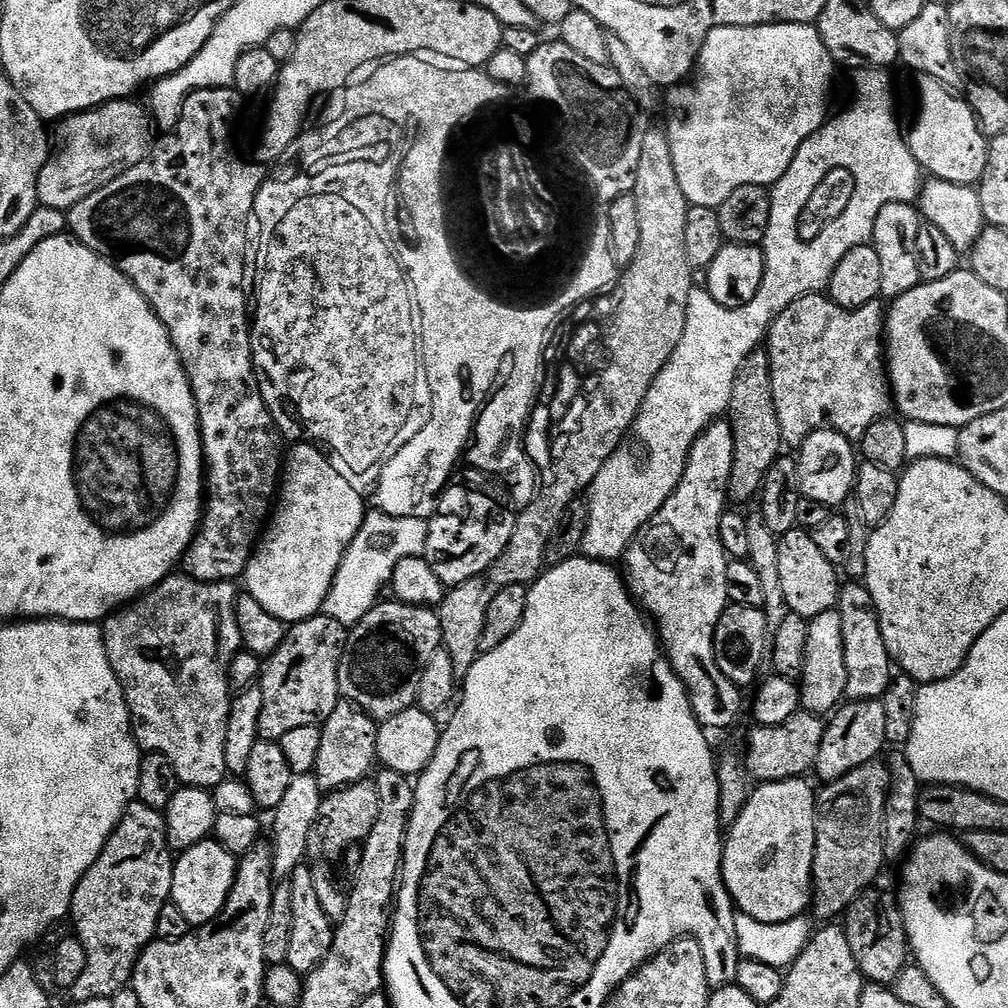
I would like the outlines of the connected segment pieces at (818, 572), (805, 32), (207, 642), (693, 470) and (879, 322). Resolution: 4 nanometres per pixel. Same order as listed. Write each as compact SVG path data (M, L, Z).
M799 526L778 539L778 575L782 577L782 594L786 598L788 611L799 616L811 618L823 612L831 612L840 599L842 580L837 565L826 562L811 531Z
M811 24L718 26L714 30L710 30L710 34L706 34L706 42L696 60L694 75L691 77L690 83L687 87L677 87L671 93L671 95L673 94L672 100L676 103L677 120L676 129L670 132L674 170L678 170L678 186L682 186L682 194L686 194L689 205L697 204L698 206L717 209L722 202L726 202L726 198L730 198L730 194L734 194L734 190L738 190L738 186L762 185L768 188L779 182L786 174L790 162L794 162L802 142L809 140L819 128L824 127L829 119L828 91L832 88L832 68L834 69L834 61L822 42L819 27Z
M173 574L168 576L163 580L161 584L156 584L150 591L145 592L143 596L132 601L131 604L115 611L111 616L107 617L103 621L102 627L104 630L104 645L106 646L106 654L110 658L110 666L114 670L114 674L118 678L118 682L122 686L124 691L124 697L128 703L128 712L132 715L132 733L136 736L136 743L140 745L141 749L145 753L157 752L162 754L166 758L170 758L170 766L174 766L176 771L176 776L180 779L181 785L187 786L189 788L207 788L209 790L217 788L219 784L224 781L228 776L228 771L226 770L226 726L228 725L228 715L232 709L233 697L230 695L230 689L228 687L228 667L233 658L235 658L237 652L241 651L242 645L240 643L240 635L238 634L238 618L236 617L236 597L238 595L237 585L230 580L223 580L222 582L202 582L201 580L196 580L193 576L187 574Z
M721 418L696 439L682 482L662 510L638 530L622 557L622 575L632 599L650 617L664 655L684 683L692 712L705 730L728 728L740 716L741 689L718 670L714 658L714 630L729 605L726 566L730 558L718 538L718 522L729 503L730 470L734 470L734 434L731 423Z
M827 295L803 296L795 300L768 330L766 351L770 358L770 374L774 390L774 410L778 414L780 439L785 445L799 446L819 428L829 428L846 439L859 442L874 422L893 411L894 401L886 375L886 312L879 303L858 310L846 310Z

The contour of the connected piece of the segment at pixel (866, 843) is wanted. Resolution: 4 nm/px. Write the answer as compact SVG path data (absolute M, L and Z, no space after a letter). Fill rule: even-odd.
M877 758L866 762L866 766L858 766L858 770L850 770L842 778L825 783L824 789L819 789L816 798L816 849L814 850L814 866L812 867L812 898L810 912L813 912L820 922L832 922L843 917L850 905L862 893L869 891L880 872L880 867L886 864L884 858L884 835L882 822L888 797L888 782L890 774L888 765L883 759Z

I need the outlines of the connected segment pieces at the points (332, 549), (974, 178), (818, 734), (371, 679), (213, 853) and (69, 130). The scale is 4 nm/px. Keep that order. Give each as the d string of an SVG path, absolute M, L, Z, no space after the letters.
M296 442L289 448L292 449L290 449L289 452L287 449L286 455L282 460L282 479L278 485L278 499L275 501L274 511L271 513L270 519L267 521L266 527L263 529L262 535L255 545L252 557L248 560L248 568L243 574L242 584L248 587L245 588L247 595L258 598L258 602L262 602L262 606L266 606L266 610L270 610L270 614L274 614L274 618L283 620L285 625L291 626L297 624L299 620L310 619L311 616L317 615L317 613L323 609L326 594L338 574L338 566L342 562L342 558L346 554L350 542L354 542L354 538L362 526L366 515L366 502L360 497L358 490L354 490L354 486L350 486L347 475L345 475L335 463L332 465L331 462L323 456L325 453L321 451L317 445L311 442Z
M917 75L915 79L912 108L916 111L916 121L906 132L908 149L929 177L967 188L979 185L986 174L990 140L976 119L976 113L969 108L967 99L956 97L948 86L934 77Z
M803 710L796 712L778 726L756 726L748 736L748 749L742 752L748 775L760 784L798 780L813 771L818 750L822 746L826 720L823 715Z
M399 602L377 603L357 624L351 625L344 653L338 666L340 695L347 703L355 704L365 715L377 722L394 718L402 710L413 707L418 694L418 682L422 682L422 670L433 654L442 647L440 617L433 609L419 608Z
M215 838L203 840L198 846L179 853L172 865L171 903L182 910L189 926L211 924L226 906L236 877L237 857L231 856Z
M125 98L111 100L109 104L101 104L100 107L90 112L78 112L63 121L65 132L60 137L55 137L54 151L49 155L48 161L40 172L38 186L38 198L40 204L46 208L73 208L82 198L97 192L102 186L109 184L114 178L118 178L126 170L138 166L138 162L147 160L153 147L152 132L154 133L154 121L149 109L143 103L135 104L135 99Z

